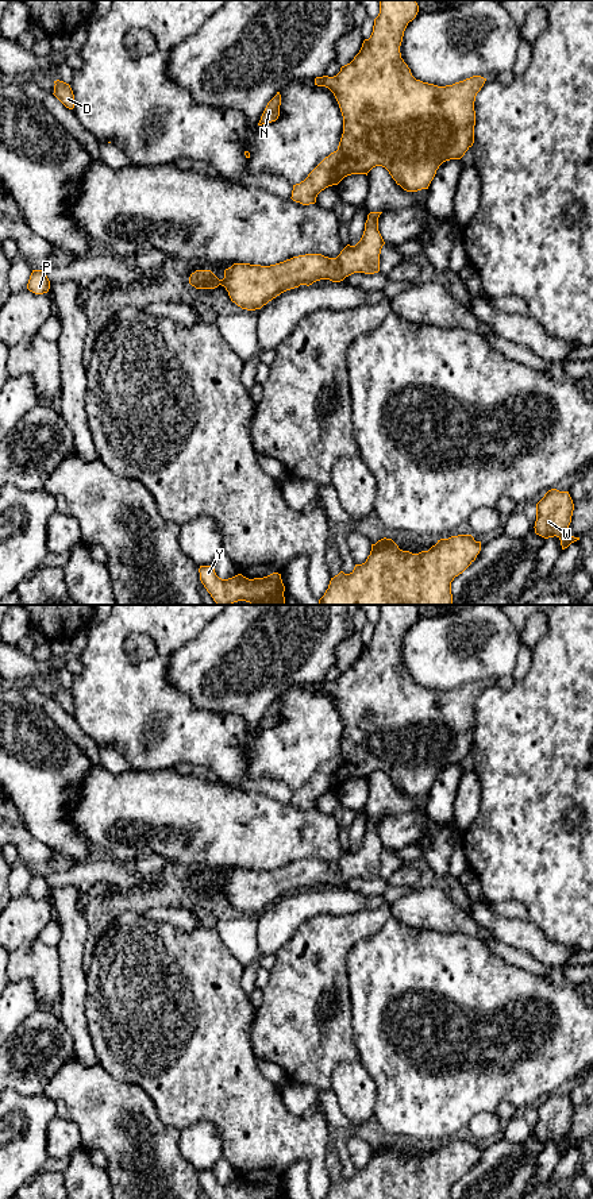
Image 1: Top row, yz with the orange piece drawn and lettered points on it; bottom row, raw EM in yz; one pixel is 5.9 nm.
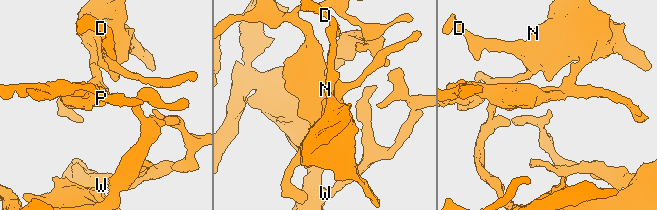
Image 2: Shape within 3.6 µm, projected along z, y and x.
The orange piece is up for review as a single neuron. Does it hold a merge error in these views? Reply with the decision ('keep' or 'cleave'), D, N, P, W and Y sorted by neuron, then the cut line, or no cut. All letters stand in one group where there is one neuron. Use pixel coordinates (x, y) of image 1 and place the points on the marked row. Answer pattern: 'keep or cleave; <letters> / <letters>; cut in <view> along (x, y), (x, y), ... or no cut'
keep; D N P W Y; no cut

